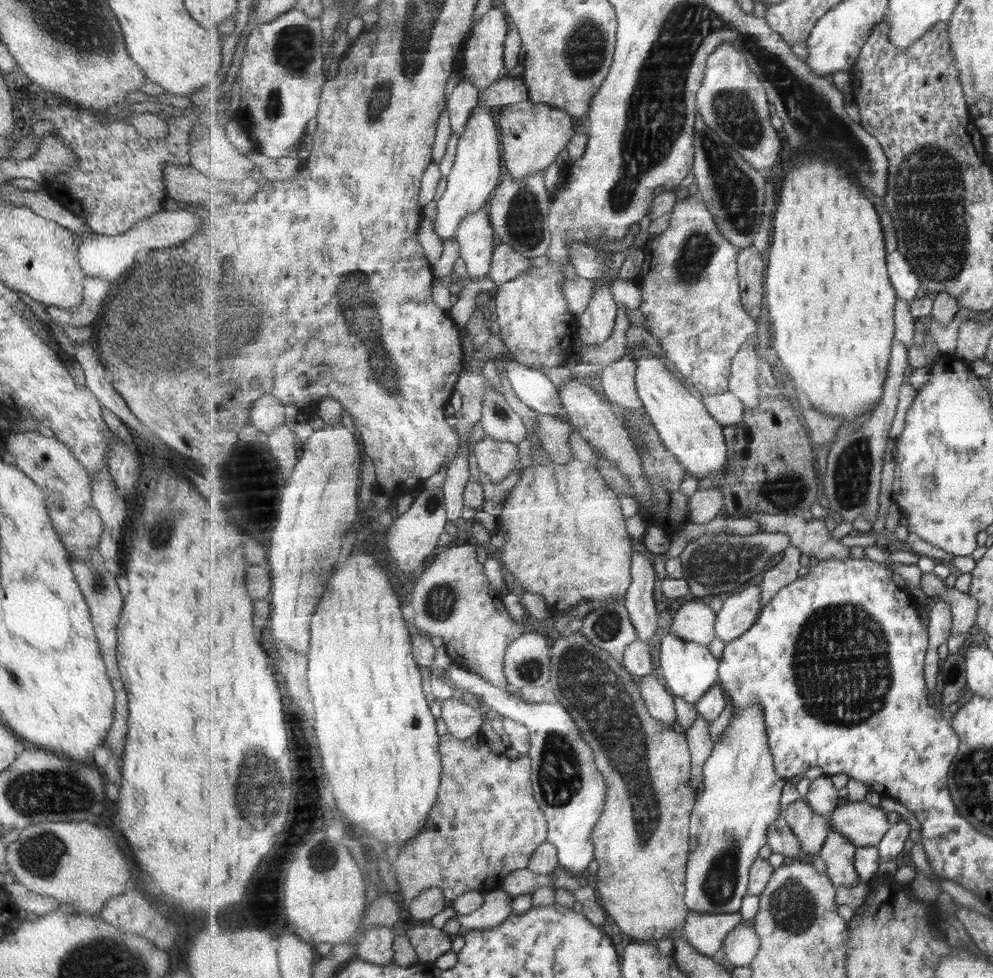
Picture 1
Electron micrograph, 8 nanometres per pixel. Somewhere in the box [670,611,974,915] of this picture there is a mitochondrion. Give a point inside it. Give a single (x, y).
(718, 886)

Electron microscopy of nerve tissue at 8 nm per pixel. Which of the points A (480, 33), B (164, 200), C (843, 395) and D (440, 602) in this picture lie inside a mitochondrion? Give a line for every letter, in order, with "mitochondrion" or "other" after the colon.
A: other
B: other
C: other
D: mitochondrion

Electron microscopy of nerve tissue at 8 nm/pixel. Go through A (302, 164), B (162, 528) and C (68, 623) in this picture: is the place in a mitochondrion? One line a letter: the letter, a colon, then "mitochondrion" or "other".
A: other
B: mitochondrion
C: other

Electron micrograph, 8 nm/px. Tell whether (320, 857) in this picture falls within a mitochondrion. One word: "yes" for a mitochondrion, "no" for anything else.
yes

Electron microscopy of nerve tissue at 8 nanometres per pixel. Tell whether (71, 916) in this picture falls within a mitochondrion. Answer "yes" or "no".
no

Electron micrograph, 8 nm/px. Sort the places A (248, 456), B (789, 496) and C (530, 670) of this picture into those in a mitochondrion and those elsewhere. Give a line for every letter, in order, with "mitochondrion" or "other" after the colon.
A: other
B: mitochondrion
C: mitochondrion

